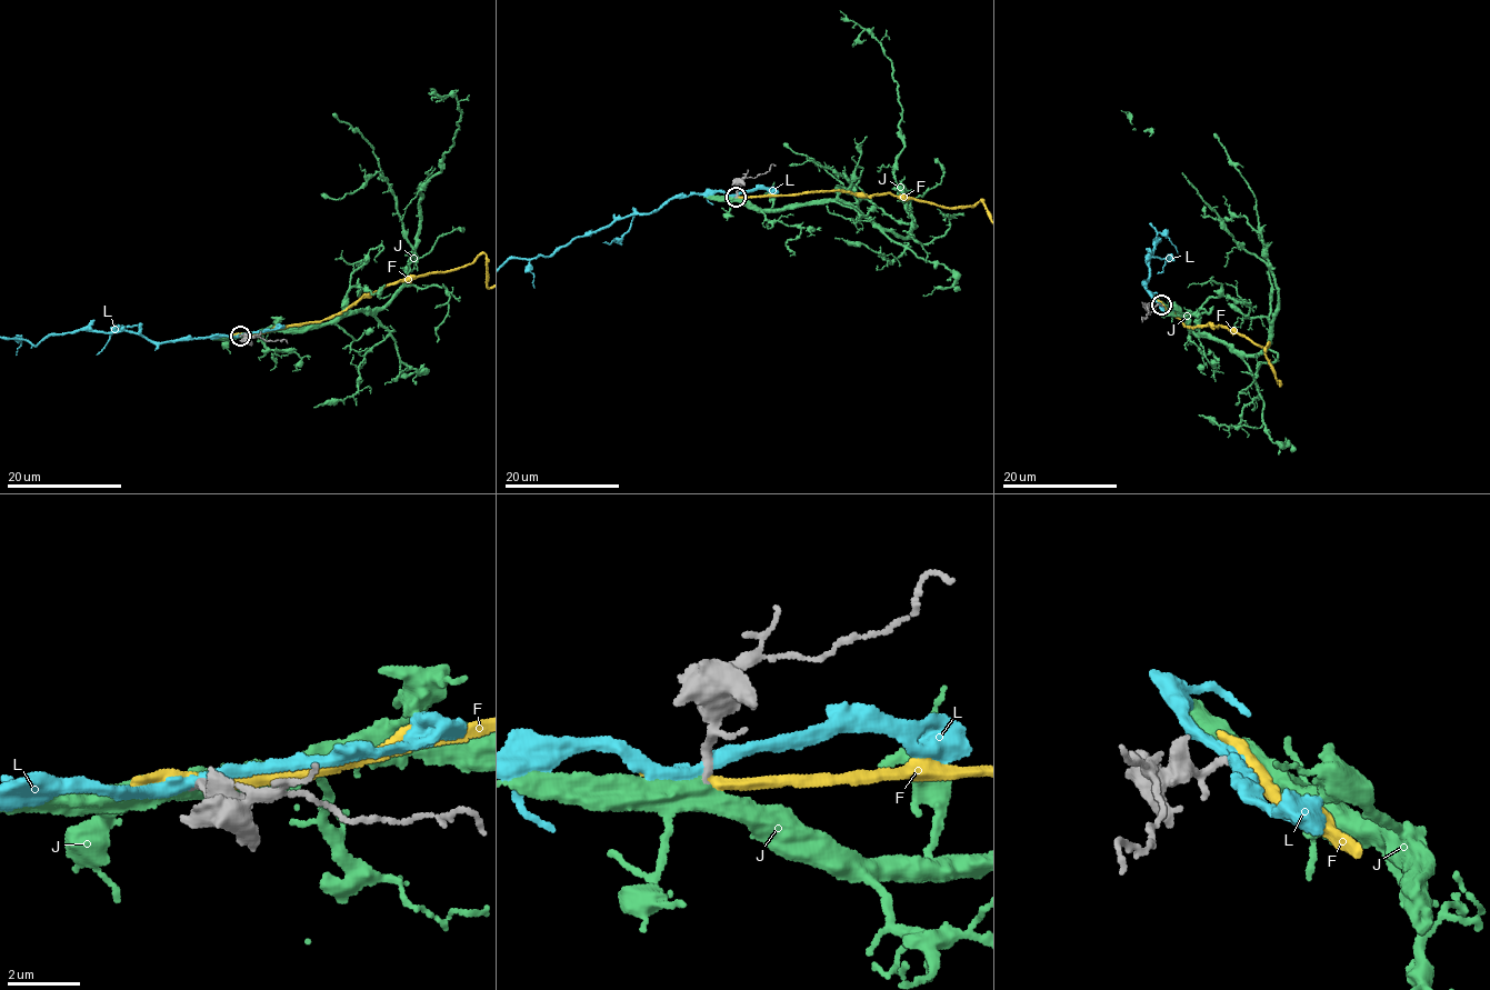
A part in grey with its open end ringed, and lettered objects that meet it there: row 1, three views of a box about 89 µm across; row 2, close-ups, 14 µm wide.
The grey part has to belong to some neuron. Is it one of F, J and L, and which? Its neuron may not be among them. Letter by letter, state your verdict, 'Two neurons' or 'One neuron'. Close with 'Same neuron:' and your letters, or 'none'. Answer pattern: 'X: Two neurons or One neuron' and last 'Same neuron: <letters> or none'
F: Two neurons
J: One neuron
L: Two neurons
Same neuron: J

